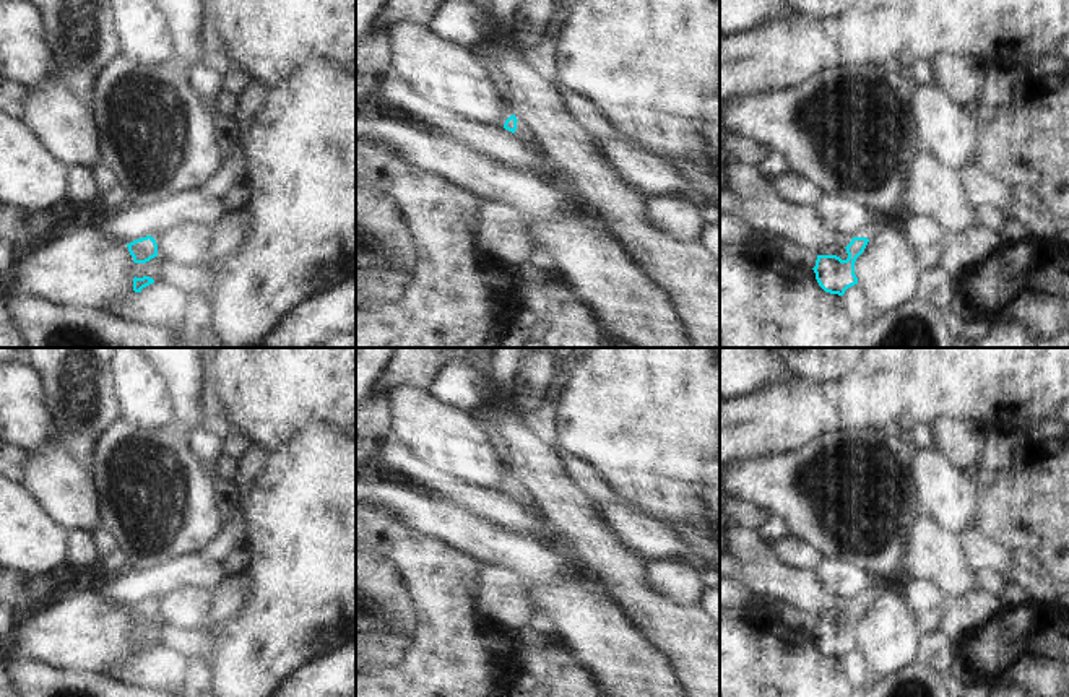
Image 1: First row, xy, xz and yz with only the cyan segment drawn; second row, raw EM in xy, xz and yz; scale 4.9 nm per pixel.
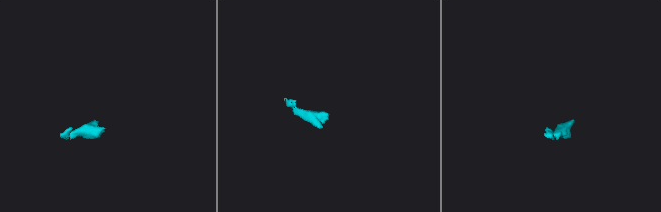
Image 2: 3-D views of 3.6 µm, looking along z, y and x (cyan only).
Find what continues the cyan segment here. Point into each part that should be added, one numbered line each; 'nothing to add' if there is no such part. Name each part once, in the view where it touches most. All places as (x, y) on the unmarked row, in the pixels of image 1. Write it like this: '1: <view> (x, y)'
1: yz (876, 588)

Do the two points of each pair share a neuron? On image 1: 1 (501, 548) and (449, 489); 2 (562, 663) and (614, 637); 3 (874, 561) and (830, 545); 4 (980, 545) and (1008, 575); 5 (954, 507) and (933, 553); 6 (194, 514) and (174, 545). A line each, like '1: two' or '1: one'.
1: two
2: two
3: one
4: one
5: two
6: one

